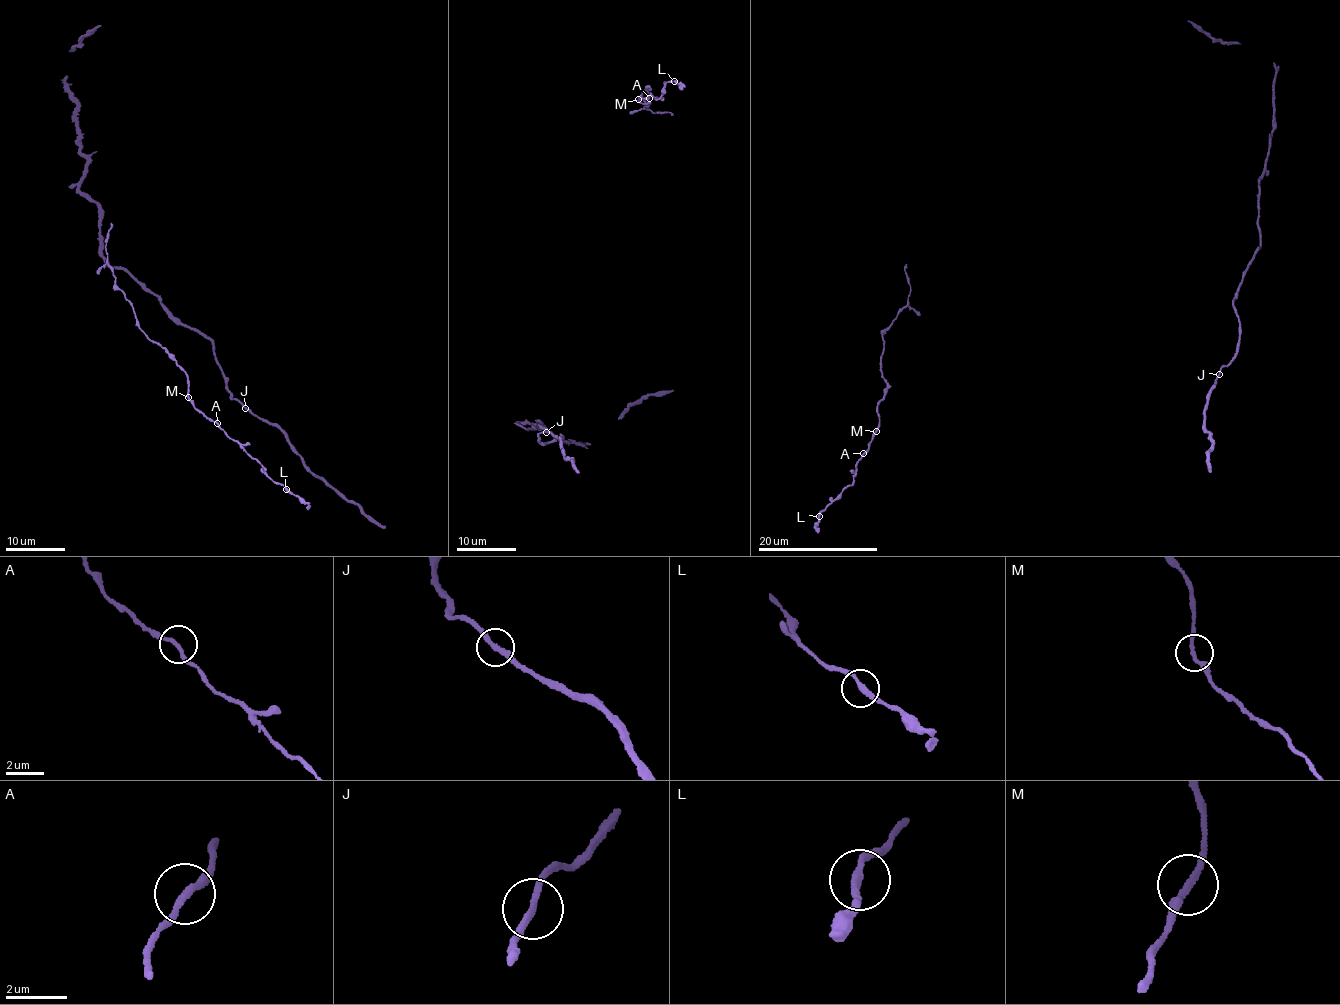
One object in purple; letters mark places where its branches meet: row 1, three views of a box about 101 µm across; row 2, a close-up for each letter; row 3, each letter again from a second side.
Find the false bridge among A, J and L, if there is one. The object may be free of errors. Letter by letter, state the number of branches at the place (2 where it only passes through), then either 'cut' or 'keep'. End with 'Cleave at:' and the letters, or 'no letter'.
A: 2 branches meet; keep
J: 2 branches meet; keep
L: 2 branches meet; keep
Cleave at: no letter

